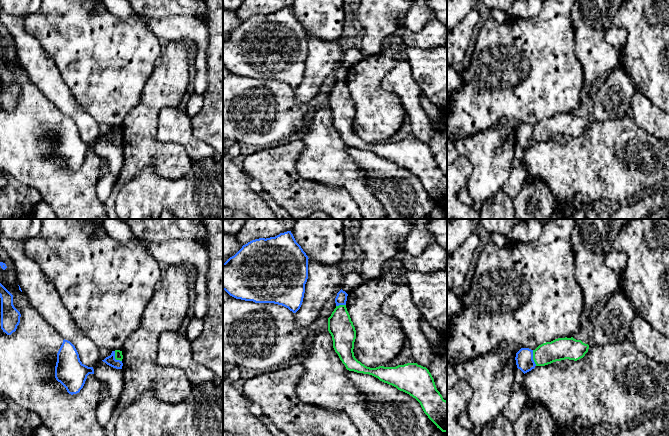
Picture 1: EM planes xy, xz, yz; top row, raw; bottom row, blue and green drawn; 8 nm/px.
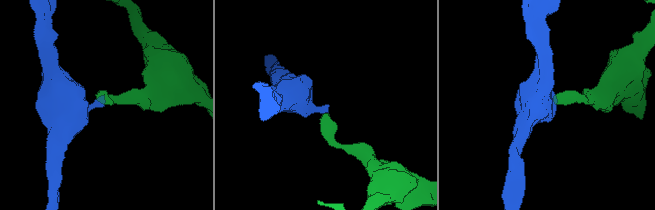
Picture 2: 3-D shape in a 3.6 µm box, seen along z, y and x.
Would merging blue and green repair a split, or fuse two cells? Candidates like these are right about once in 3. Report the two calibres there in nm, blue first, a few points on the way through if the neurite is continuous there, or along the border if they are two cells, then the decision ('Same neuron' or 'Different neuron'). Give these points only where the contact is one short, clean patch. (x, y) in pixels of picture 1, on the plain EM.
Thickness 140 nm (blue) against 180 nm. Boundary: yz (532, 126), (532, 135), (536, 141). Different neuron

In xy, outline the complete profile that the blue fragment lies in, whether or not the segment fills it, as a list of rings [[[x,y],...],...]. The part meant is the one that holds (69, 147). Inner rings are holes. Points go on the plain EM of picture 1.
[[[64,115],[57,129],[56,156],[66,164],[69,170],[73,171],[80,168],[89,150],[94,150],[93,143],[84,141],[80,137],[75,122]]]

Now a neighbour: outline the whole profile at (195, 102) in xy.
[[[195,92],[192,93],[187,103],[186,113],[190,117],[195,116],[201,110],[203,103],[204,99],[202,95],[199,95]]]

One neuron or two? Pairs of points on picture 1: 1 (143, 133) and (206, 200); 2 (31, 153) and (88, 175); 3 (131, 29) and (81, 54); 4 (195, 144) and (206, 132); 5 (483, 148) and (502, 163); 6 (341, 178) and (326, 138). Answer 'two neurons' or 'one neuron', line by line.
1: two neurons
2: one neuron
3: one neuron
4: two neurons
5: one neuron
6: one neuron

